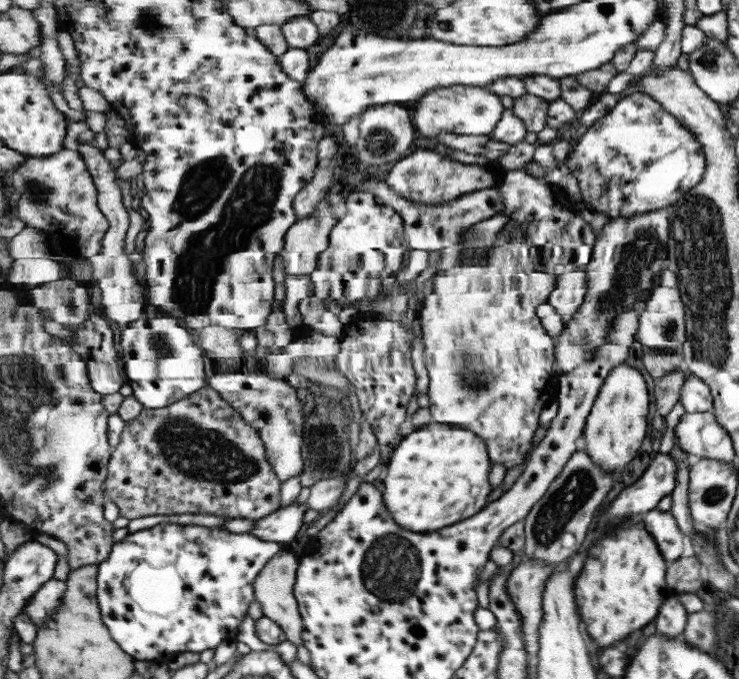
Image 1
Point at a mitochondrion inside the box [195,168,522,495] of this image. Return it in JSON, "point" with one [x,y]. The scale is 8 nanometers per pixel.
{"point":[464,358]}

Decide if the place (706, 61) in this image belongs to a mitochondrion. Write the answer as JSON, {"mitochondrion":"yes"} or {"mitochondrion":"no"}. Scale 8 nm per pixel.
{"mitochondrion":"yes"}

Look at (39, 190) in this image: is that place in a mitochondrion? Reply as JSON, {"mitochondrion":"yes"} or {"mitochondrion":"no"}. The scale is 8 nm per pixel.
{"mitochondrion":"yes"}

